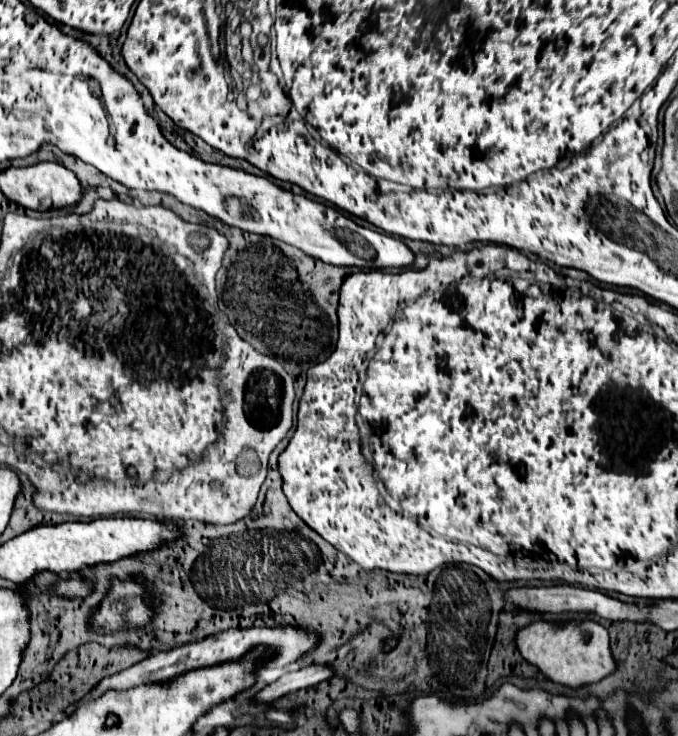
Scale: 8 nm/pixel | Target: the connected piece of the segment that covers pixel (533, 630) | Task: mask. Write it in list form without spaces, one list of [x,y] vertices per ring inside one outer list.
[[[590,619],[580,623],[568,623],[564,627],[550,623],[532,623],[518,631],[518,649],[526,661],[536,665],[554,683],[578,689],[590,683],[598,683],[616,671],[616,659],[610,649],[608,631]]]

